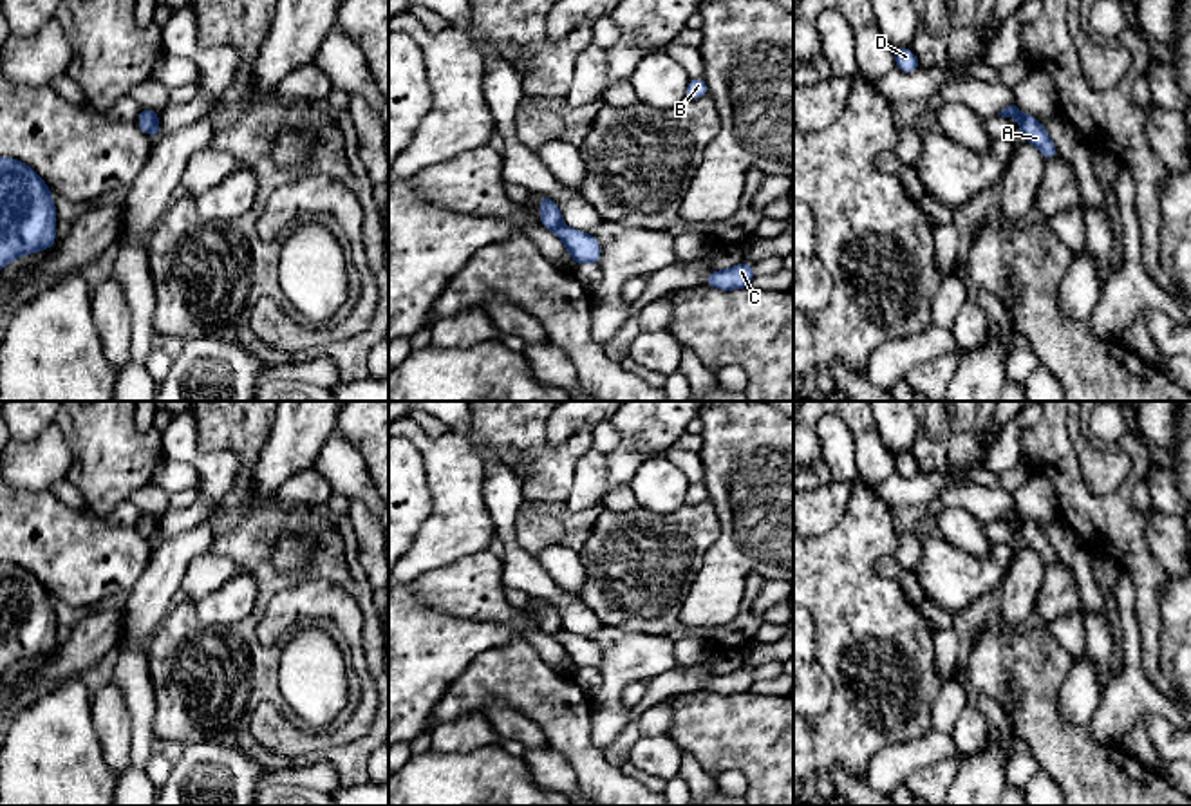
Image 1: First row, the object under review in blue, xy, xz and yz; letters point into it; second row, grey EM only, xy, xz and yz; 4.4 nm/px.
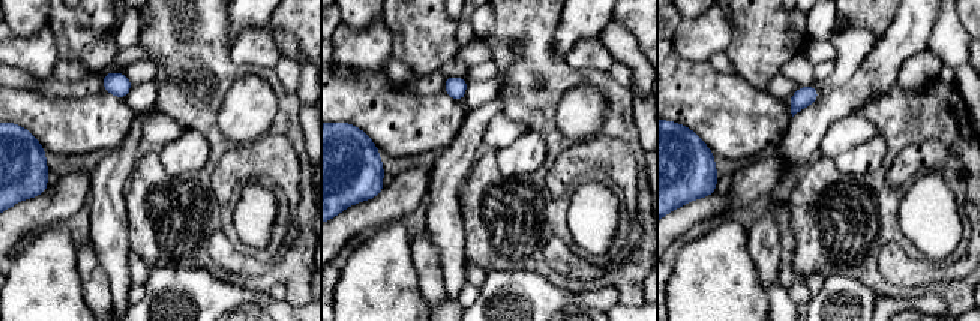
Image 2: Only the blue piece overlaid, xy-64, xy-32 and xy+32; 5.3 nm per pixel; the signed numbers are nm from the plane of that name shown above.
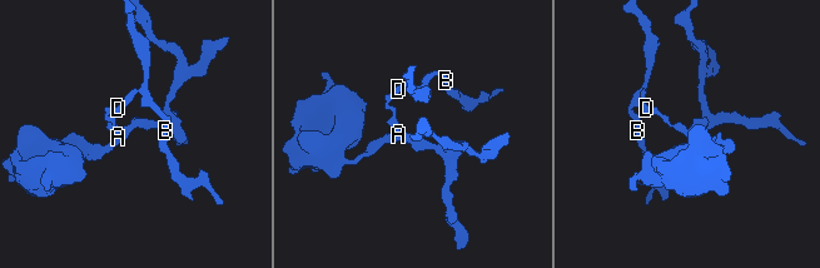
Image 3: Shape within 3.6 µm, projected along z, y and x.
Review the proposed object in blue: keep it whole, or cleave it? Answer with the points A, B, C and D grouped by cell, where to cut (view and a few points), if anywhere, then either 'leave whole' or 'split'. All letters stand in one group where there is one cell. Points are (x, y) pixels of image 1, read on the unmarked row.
groups A C / B D; cut xz (562, 627), (553, 635); split

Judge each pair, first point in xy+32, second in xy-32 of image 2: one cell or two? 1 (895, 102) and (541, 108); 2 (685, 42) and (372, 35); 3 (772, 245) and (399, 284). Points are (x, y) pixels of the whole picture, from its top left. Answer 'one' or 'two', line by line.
1: one
2: one
3: two

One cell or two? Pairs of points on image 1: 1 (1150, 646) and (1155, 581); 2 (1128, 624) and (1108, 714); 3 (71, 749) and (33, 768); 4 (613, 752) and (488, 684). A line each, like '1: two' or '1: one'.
1: one
2: one
3: one
4: two

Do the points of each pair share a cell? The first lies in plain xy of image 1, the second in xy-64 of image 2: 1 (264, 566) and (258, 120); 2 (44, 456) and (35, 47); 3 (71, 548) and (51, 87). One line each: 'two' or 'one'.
1: two
2: one
3: two

